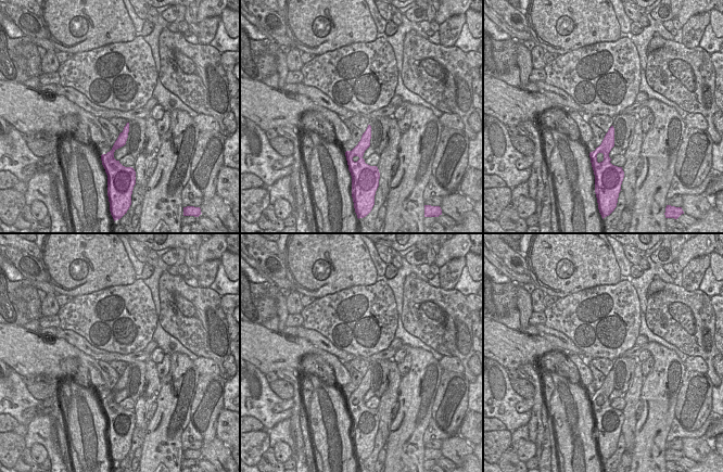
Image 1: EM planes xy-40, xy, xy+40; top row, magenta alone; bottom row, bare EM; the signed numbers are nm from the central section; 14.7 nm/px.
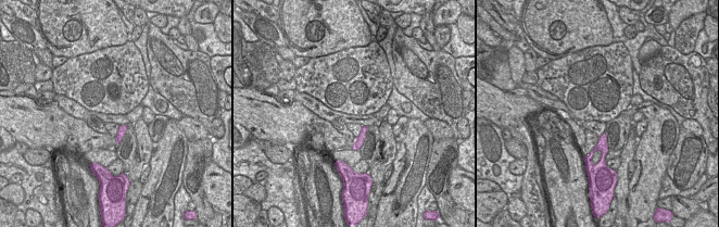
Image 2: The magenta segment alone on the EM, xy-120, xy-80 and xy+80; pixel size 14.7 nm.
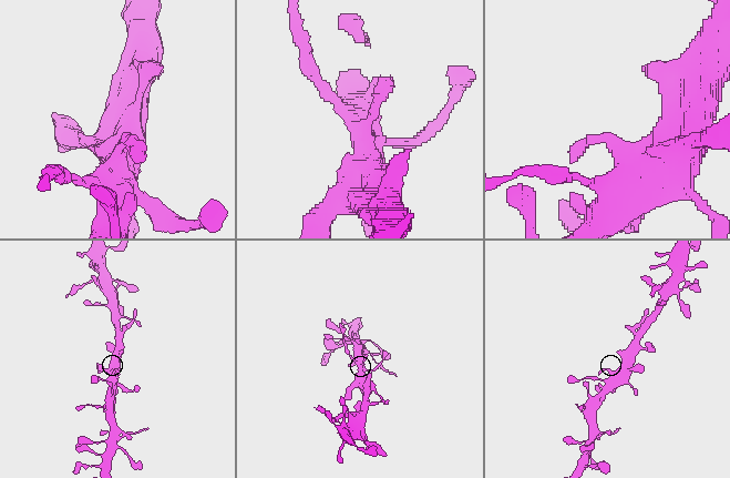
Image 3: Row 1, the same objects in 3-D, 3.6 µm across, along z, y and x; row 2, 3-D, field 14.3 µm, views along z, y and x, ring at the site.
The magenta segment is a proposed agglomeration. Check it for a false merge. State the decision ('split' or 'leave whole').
leave whole

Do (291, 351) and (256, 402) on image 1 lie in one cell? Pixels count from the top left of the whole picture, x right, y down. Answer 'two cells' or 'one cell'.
two cells

